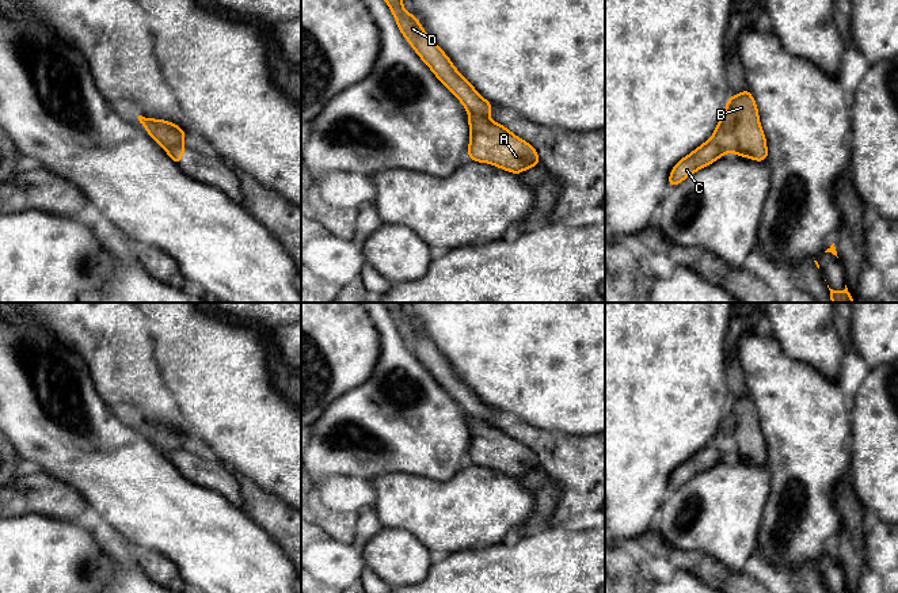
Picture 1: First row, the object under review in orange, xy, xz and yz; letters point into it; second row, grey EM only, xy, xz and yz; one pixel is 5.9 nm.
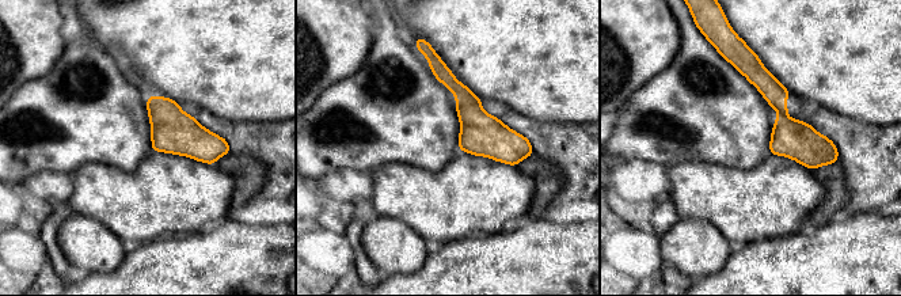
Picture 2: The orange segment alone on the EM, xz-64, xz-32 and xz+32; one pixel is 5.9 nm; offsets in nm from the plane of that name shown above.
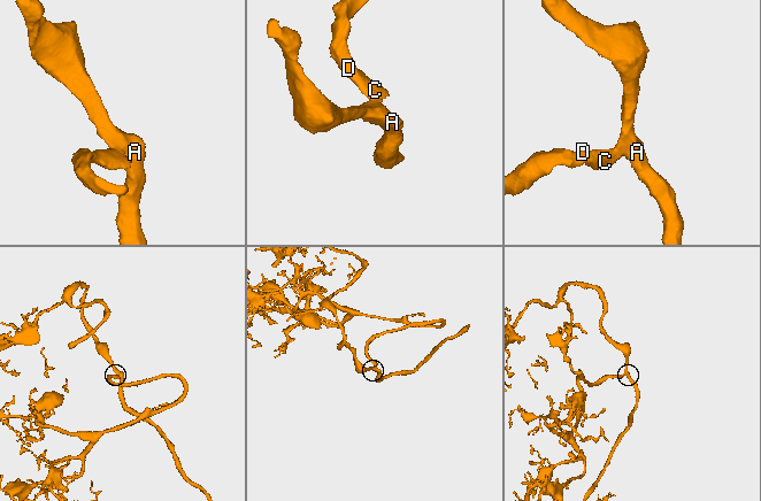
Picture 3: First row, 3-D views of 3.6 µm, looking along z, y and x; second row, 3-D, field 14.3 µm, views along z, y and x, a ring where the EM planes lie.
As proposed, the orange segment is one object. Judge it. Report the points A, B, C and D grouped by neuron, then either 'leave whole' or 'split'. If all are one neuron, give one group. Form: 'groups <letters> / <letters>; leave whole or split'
groups A B C D; leave whole

